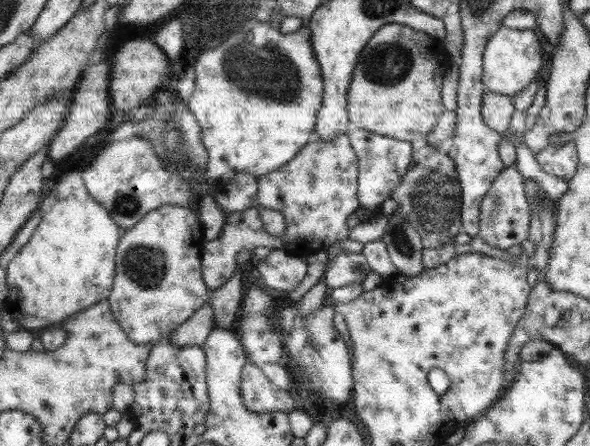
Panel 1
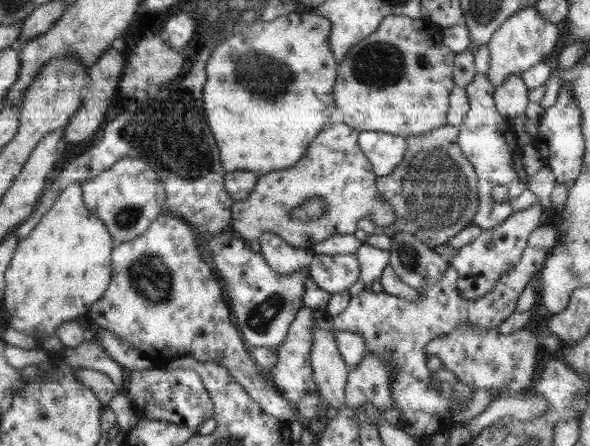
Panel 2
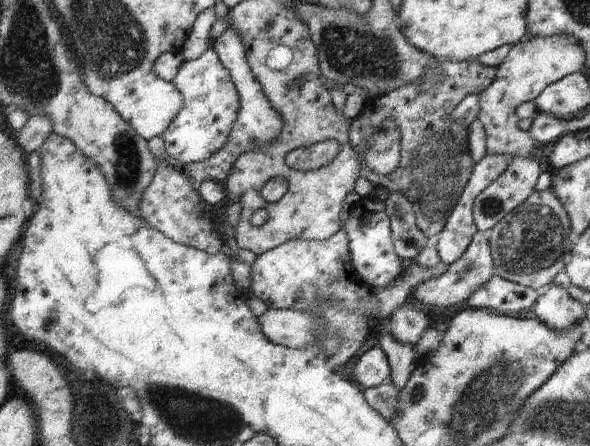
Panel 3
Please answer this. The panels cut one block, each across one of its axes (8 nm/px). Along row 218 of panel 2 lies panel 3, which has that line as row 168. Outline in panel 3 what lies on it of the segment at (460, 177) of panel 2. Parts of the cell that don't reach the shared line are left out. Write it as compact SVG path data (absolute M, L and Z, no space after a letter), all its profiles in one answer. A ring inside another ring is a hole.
M435 58L431 67L443 76L435 91L418 92L419 85L427 85L424 79L420 84L411 83L375 99L368 98L360 116L349 126L350 144L362 157L369 138L386 120L397 124L401 136L401 157L396 170L382 176L364 165L360 174L376 187L384 187L388 192L403 192L411 200L417 225L428 238L438 236L444 230L475 165L467 147L467 126L456 124L450 113L466 95L478 95L486 90L497 73L497 67L487 67L474 60Z

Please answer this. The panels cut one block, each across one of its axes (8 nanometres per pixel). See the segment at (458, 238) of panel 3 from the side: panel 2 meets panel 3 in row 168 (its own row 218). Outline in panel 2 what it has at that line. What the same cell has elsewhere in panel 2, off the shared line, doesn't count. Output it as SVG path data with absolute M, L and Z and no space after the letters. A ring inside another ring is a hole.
M476 73L473 81L465 86L465 91L470 108L459 126L458 144L462 149L462 154L465 154L474 165L477 174L478 203L472 223L487 230L502 224L506 217L512 214L515 203L523 200L528 191L529 176L520 158L521 147L517 141L516 131L513 129L512 122L496 110L493 99L495 86L492 86L487 75ZM498 184L508 188L510 198L508 201L497 202L492 198L492 189Z

